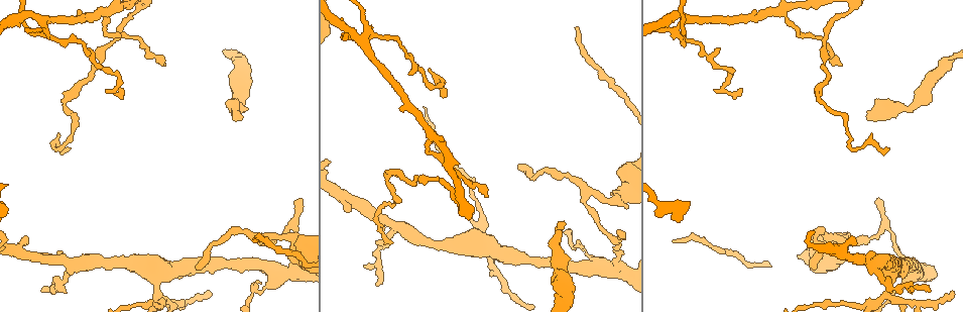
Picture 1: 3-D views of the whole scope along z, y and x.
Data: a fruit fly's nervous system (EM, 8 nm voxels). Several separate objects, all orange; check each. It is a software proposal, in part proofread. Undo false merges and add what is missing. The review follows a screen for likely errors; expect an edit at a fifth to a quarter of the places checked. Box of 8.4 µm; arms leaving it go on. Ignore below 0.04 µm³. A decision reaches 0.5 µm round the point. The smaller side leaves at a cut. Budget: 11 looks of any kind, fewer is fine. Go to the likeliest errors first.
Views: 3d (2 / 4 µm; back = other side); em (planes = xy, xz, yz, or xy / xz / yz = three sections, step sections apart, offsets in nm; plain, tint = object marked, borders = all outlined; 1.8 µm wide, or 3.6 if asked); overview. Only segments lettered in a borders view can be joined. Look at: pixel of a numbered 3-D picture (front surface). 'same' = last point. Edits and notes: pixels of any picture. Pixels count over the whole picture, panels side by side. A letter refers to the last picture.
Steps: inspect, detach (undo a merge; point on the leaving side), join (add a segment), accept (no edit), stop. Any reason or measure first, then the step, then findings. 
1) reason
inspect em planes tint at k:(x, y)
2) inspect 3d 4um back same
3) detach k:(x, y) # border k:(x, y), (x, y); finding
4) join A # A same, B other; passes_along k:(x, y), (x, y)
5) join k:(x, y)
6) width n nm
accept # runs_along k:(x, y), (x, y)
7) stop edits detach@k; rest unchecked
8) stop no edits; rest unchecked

an open end
inspect 3d 4um at 1:(867, 114)

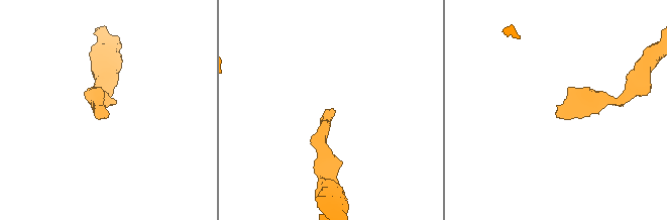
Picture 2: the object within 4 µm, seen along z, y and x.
shape alone is not enough
inspect em xz step 8 tint at 2:(333, 109)

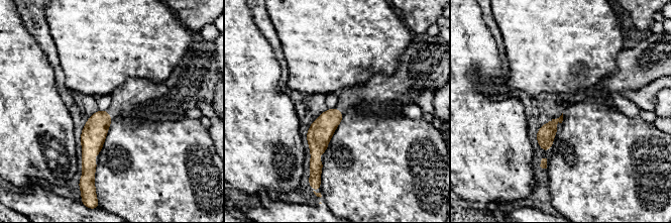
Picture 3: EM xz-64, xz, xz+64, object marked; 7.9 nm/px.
inspect em xz step 8 borders same

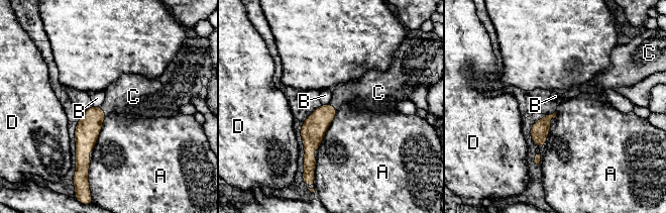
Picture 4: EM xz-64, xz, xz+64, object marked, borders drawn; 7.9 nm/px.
longest_contact A 360 nm
join C # A other, B other, C same, D other; the neuron continues

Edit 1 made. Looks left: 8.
see it whole again
inspect overview

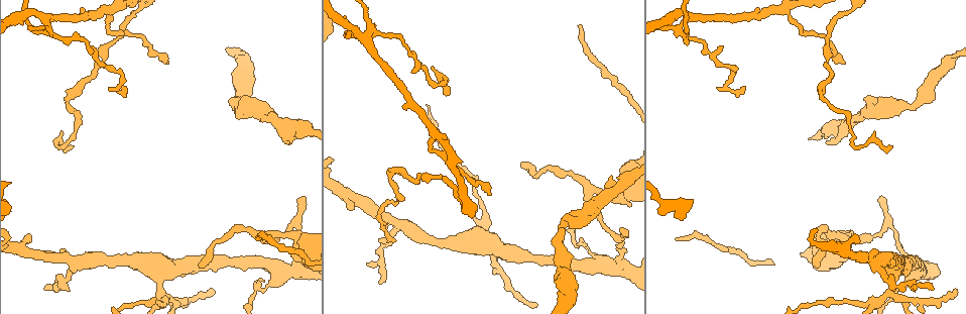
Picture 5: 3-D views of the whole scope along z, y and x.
an open end
inspect 3d 2um at 5:(289, 144)

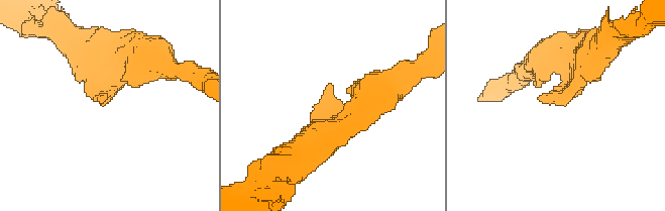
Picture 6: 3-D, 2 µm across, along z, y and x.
inspect em planes borders at 6:(105, 101)

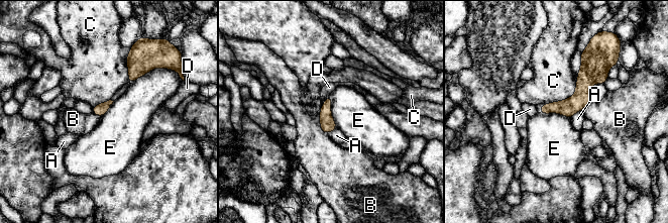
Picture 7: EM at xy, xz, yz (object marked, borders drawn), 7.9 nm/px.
accept # A other, B other, C other, D other, E other; border 7:(157, 67), (137, 77), (129, 84); no lettered segment goes on from it

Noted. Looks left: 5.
thin neck
inspect em 3.6um planes borders at 5:(94, 73)

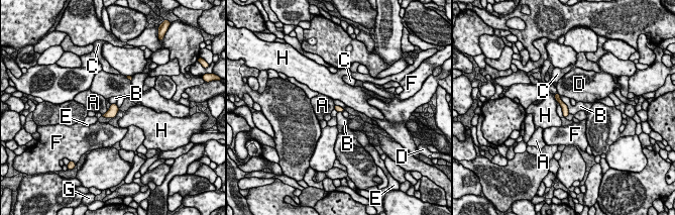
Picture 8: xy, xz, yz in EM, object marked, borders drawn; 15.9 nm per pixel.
longest_contact B 320 nm
accept # A other, B other, C other, D other, E other, F other, G other, H other; runs_along 8:(556, 95), (564, 106), (565, 116); all the same neuron

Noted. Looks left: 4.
tapers out
inspect 3d 4um at 5:(522, 167)

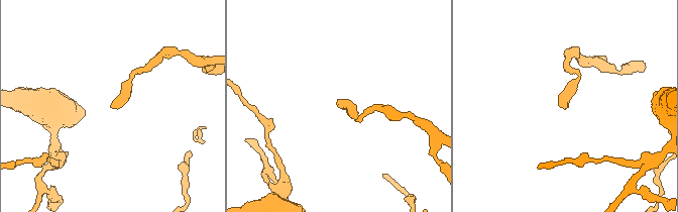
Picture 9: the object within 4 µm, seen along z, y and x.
now the EM
inspect em planes borders at 9:(338, 106)

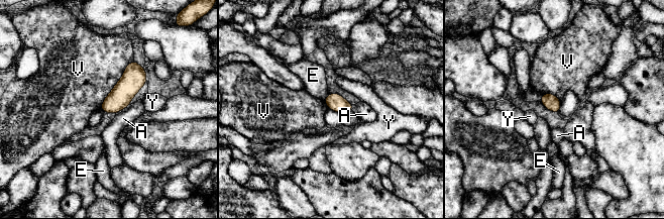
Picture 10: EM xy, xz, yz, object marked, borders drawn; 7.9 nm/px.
longest_contact V 460 nm
accept # A other, E other, V other, Y other; border 10:(133, 60), (100, 107); none of them fits

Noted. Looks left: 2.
four arms meet
inspect em planes tint at 5:(622, 265)

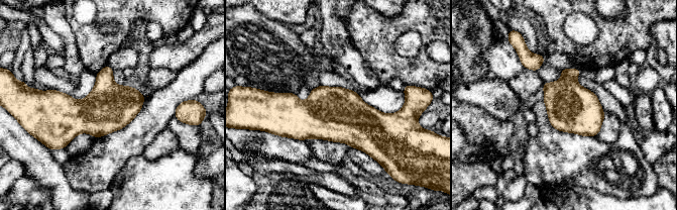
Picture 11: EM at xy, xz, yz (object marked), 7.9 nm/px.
see the neighbours
inspect em planes borders same

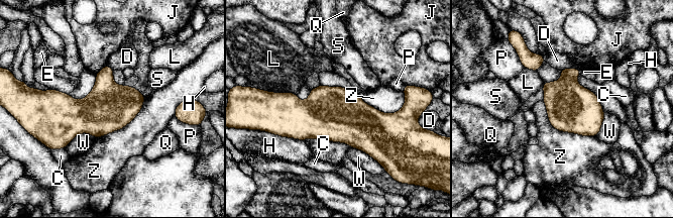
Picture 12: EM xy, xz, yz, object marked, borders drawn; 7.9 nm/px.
width 380 nm; longest_contact Z 500 nm
accept # C other, D other, E other, H other, J other, L other, P other, Q other, S other, W other, Z other; all the same neuron

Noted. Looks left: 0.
stop edits join@4; rest unchecked

